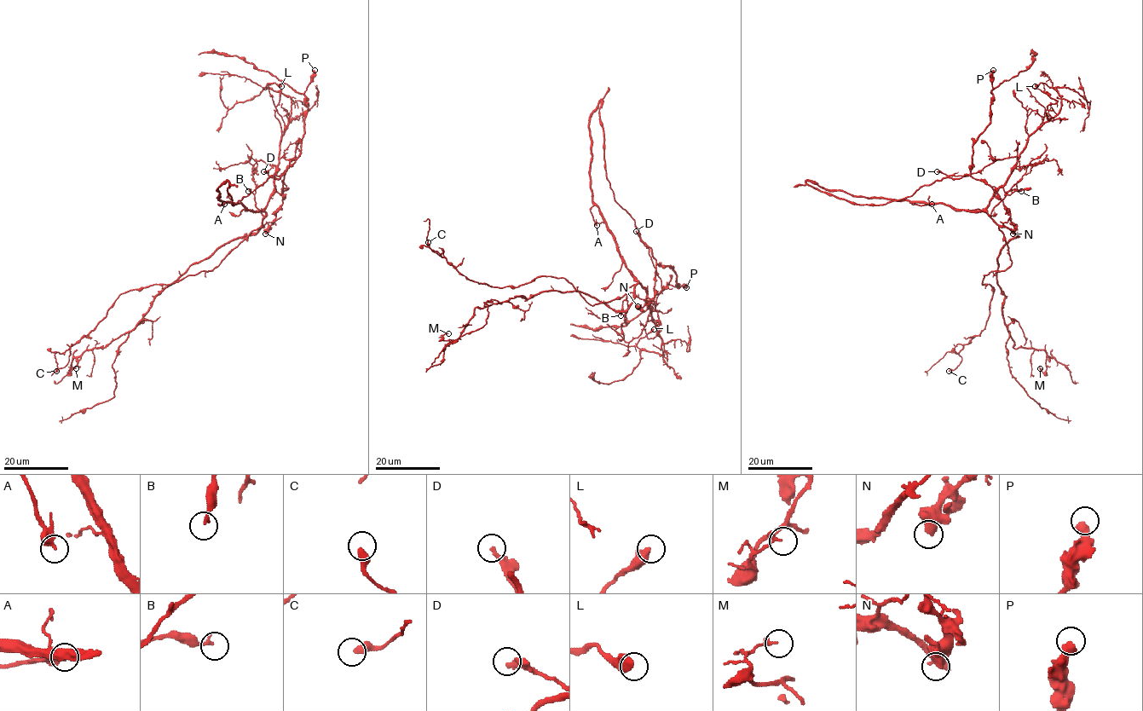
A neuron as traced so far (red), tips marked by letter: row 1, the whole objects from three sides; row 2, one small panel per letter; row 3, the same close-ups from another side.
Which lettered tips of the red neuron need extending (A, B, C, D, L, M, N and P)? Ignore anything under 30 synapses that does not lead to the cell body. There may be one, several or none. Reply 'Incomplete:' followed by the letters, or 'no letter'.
Incomplete: no letter

